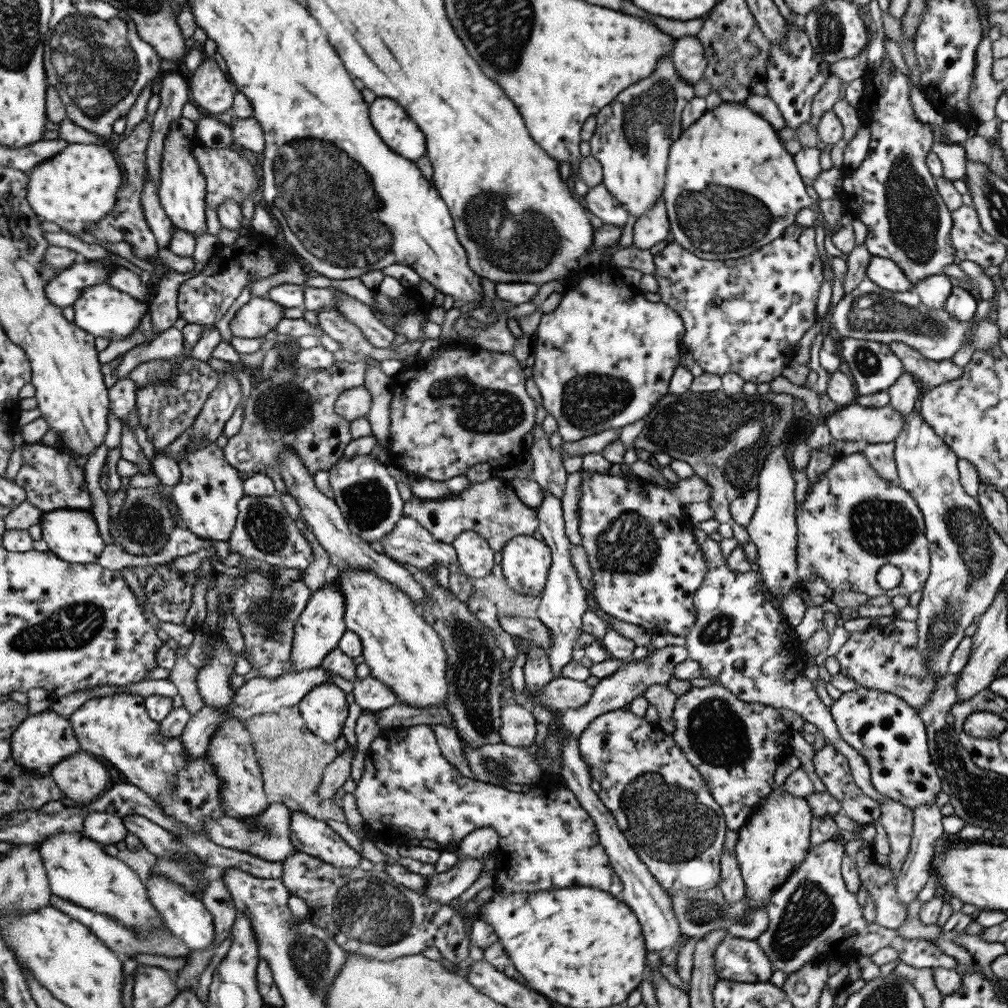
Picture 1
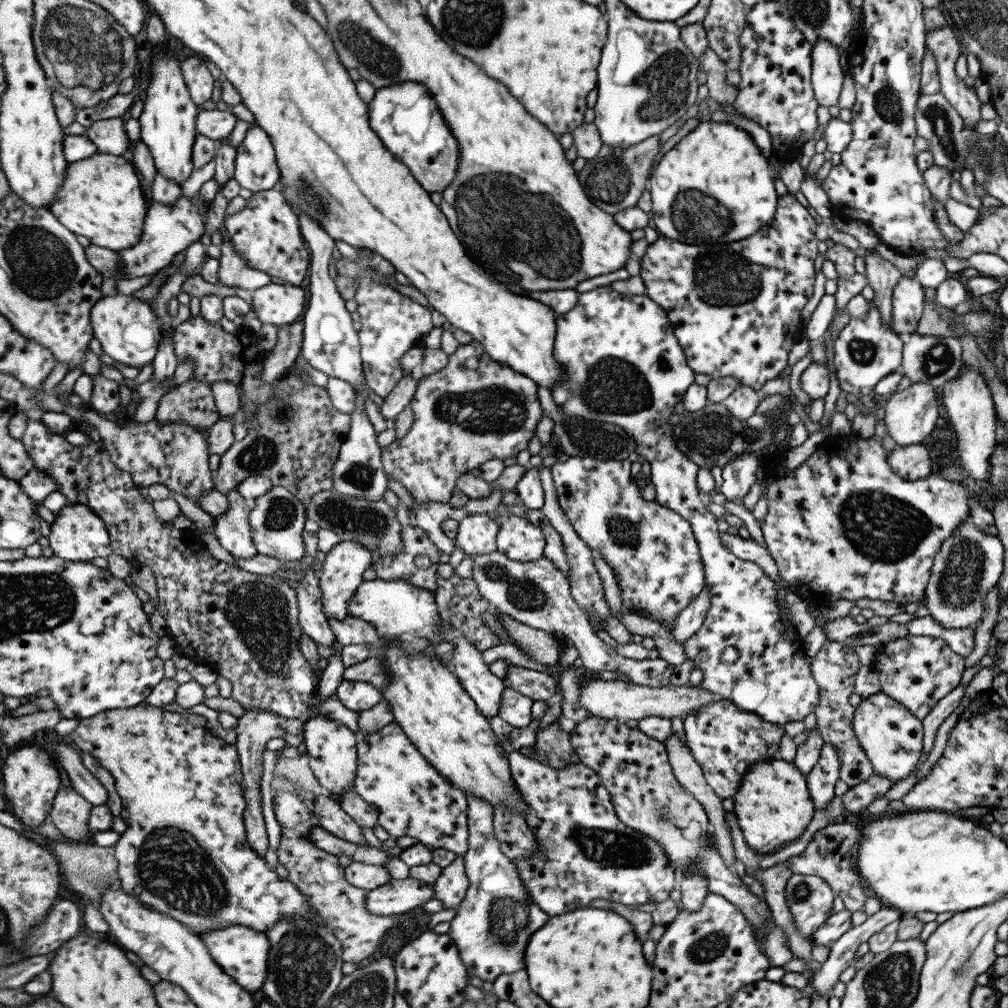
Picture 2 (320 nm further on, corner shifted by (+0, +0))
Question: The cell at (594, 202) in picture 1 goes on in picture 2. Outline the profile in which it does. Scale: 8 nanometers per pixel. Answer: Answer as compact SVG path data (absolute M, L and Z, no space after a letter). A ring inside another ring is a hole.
M659 135L650 136L633 146L619 148L602 144L597 154L585 161L583 168L576 174L583 192L590 201L603 212L615 214L620 210L635 206L641 192L647 188L647 170L659 152Z

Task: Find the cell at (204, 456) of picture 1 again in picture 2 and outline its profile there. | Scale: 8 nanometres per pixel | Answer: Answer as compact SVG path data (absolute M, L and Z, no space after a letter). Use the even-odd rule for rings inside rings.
M236 491L225 494L228 500L227 512L214 517L213 534L218 539L219 546L225 548L234 558L251 558L257 554L250 537L250 526L247 522L251 506Z

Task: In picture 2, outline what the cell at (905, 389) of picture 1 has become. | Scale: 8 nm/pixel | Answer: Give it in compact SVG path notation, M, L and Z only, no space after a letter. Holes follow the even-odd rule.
M911 333L909 340L902 344L901 365L897 371L913 384L924 382L936 390L957 374L962 366L961 352L959 339L953 336L919 336Z

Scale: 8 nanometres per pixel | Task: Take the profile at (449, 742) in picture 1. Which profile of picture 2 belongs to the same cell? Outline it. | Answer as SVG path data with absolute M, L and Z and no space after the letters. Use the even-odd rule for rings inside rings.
M463 792L467 801L466 824L468 828L467 851L462 854L463 867L469 886L461 902L456 906L456 912L449 921L446 934L457 948L463 966L468 976L477 976L482 981L493 982L501 974L511 974L524 968L525 945L535 930L550 919L550 916L539 910L539 907L528 897L526 887L519 880L519 874L512 860L499 851L497 840L492 834L492 807L478 796Z

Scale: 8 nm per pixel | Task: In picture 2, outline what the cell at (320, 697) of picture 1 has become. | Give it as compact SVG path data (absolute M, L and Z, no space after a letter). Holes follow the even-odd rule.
M312 716L304 722L302 742L315 780L339 800L340 794L354 785L357 768L354 734L346 726L330 718Z

